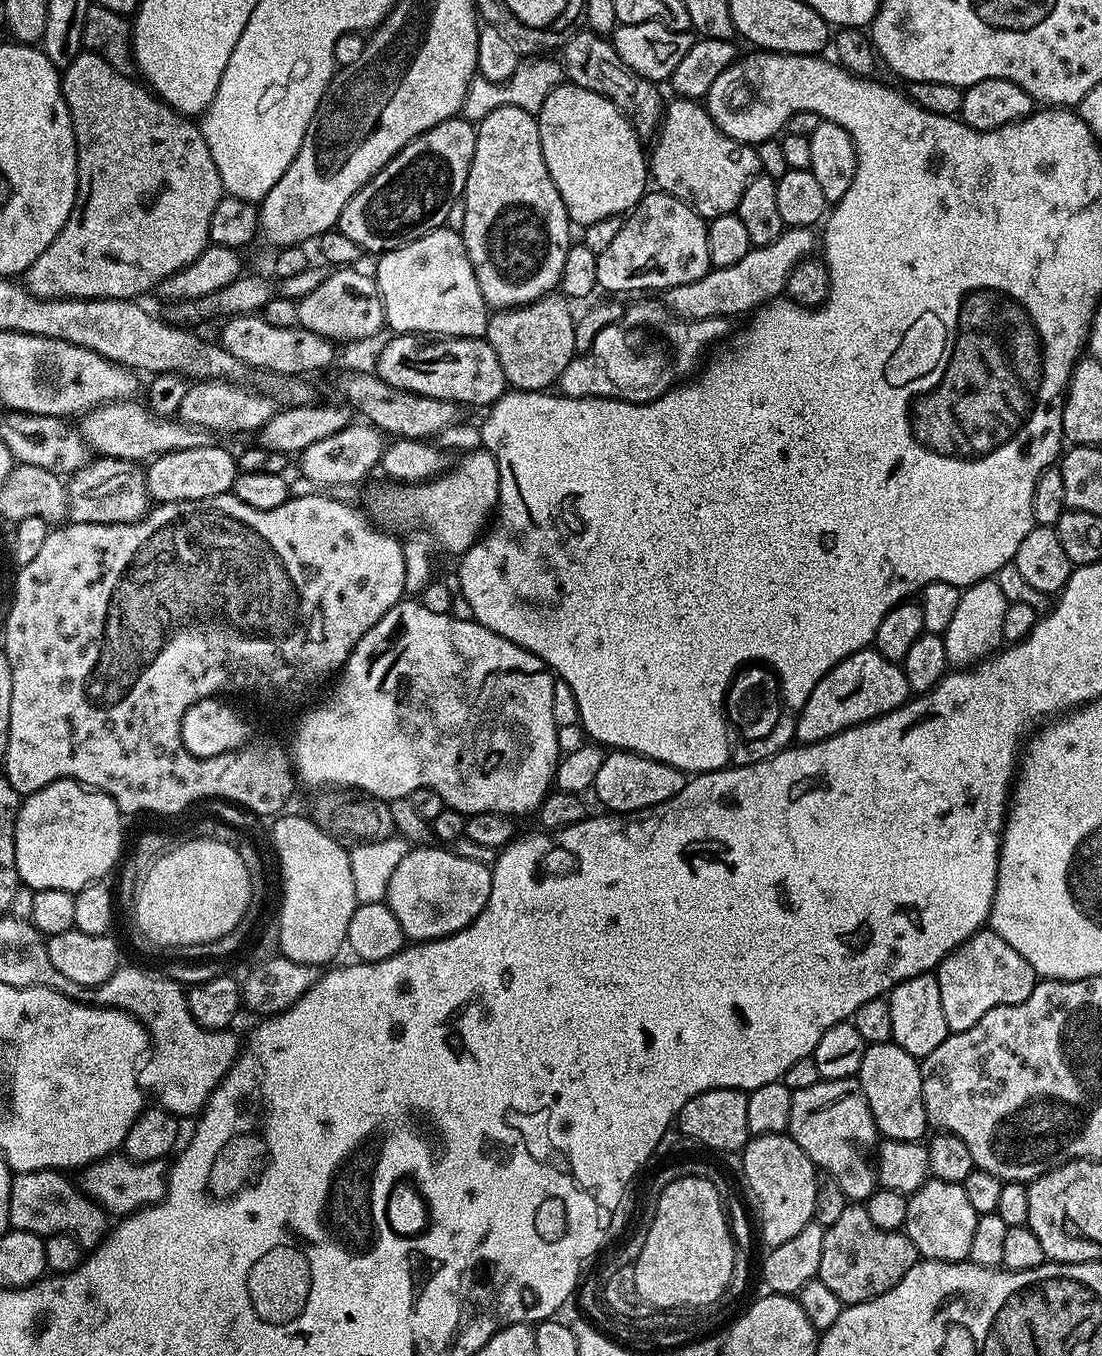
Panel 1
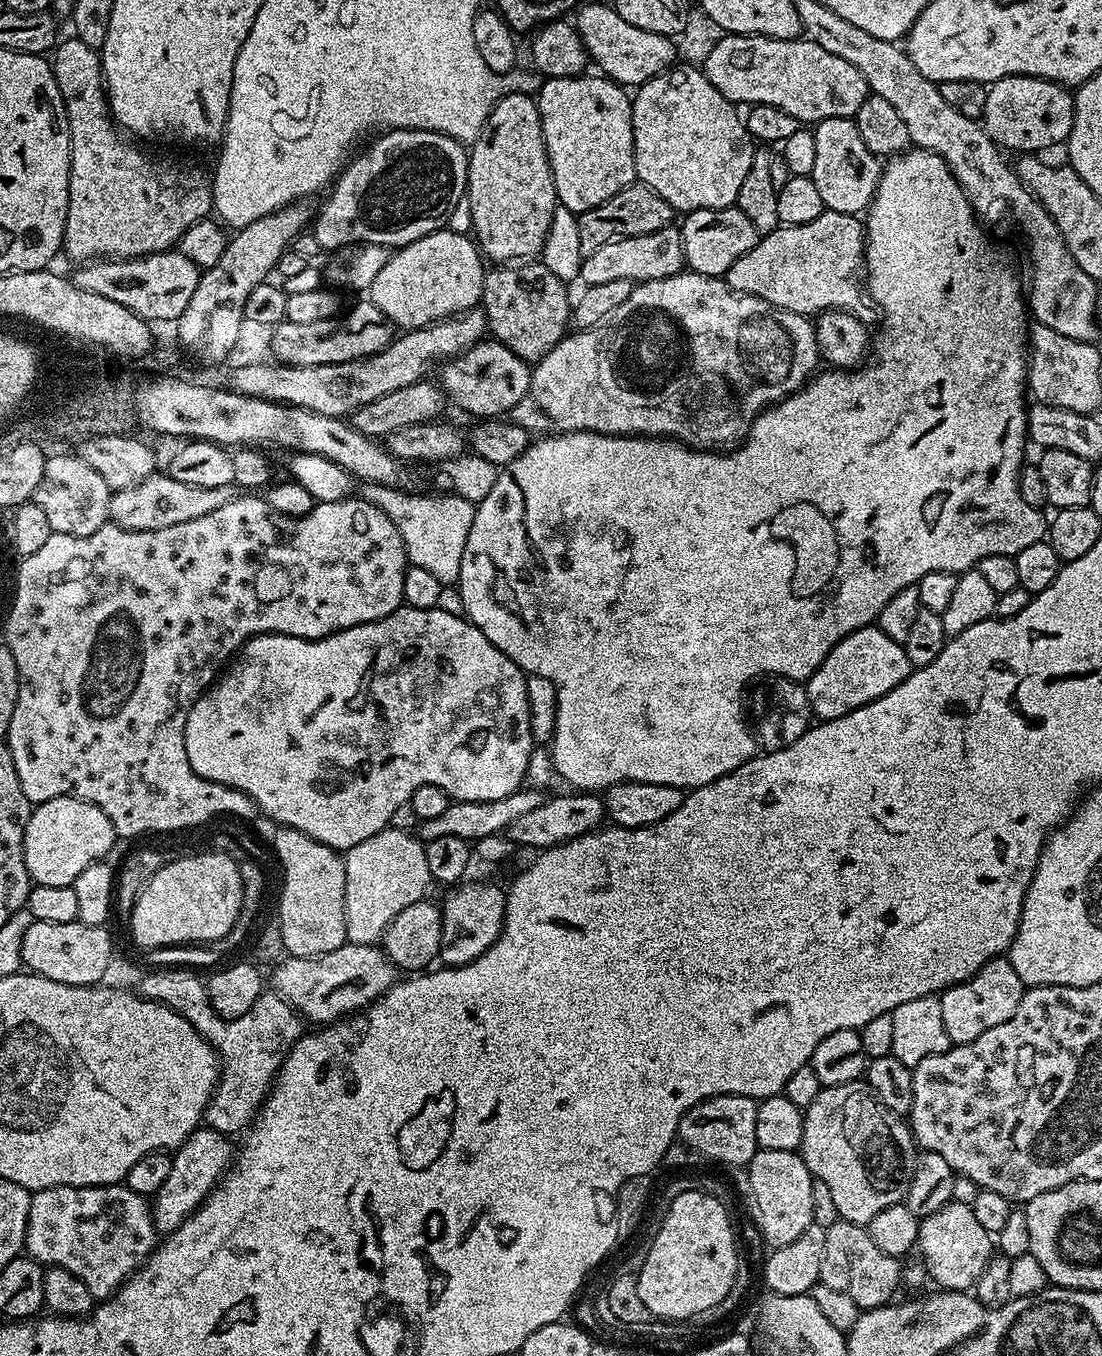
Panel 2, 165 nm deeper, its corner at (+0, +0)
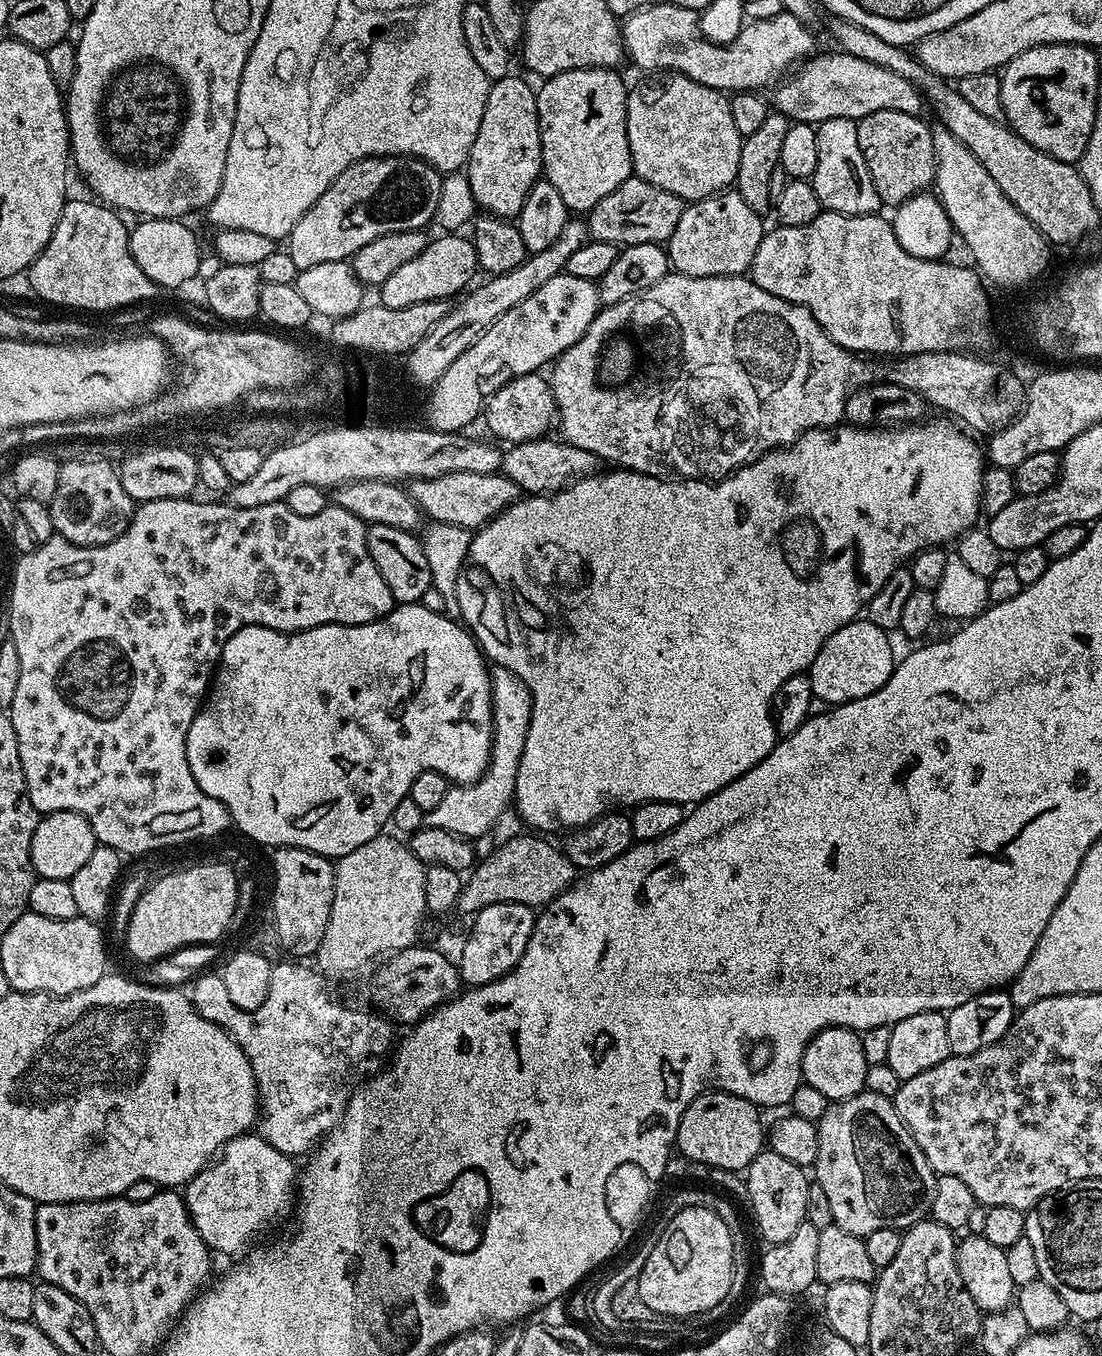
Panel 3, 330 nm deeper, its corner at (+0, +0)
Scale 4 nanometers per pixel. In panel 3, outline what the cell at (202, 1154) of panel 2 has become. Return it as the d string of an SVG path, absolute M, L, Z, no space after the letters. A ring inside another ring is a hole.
M245 1134L225 1144L222 1155L182 1188L184 1205L204 1245L213 1253L239 1257L257 1243L256 1236L284 1219L285 1223L298 1192L298 1168L292 1164L293 1157L274 1150L259 1134Z

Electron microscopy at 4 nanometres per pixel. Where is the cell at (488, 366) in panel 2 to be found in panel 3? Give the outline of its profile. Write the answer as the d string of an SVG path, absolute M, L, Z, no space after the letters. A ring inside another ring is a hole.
M531 372L525 376L516 376L512 380L505 380L496 393L493 391L487 397L482 413L483 423L488 423L488 428L500 440L505 440L505 445L521 444L527 440L539 440L547 437L553 431L558 420L556 399L552 393L551 383L543 380L540 372Z

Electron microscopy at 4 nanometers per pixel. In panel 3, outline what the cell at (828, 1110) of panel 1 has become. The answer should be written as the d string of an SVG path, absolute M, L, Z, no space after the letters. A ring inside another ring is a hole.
M865 1090L857 1096L829 1103L816 1129L818 1158L814 1165L814 1180L822 1186L822 1190L826 1190L833 1224L863 1238L883 1228L909 1228L931 1213L937 1175L932 1171L930 1162L926 1162L926 1154L918 1150L918 1142L914 1142L902 1118L898 1118L895 1103L889 1097Z

